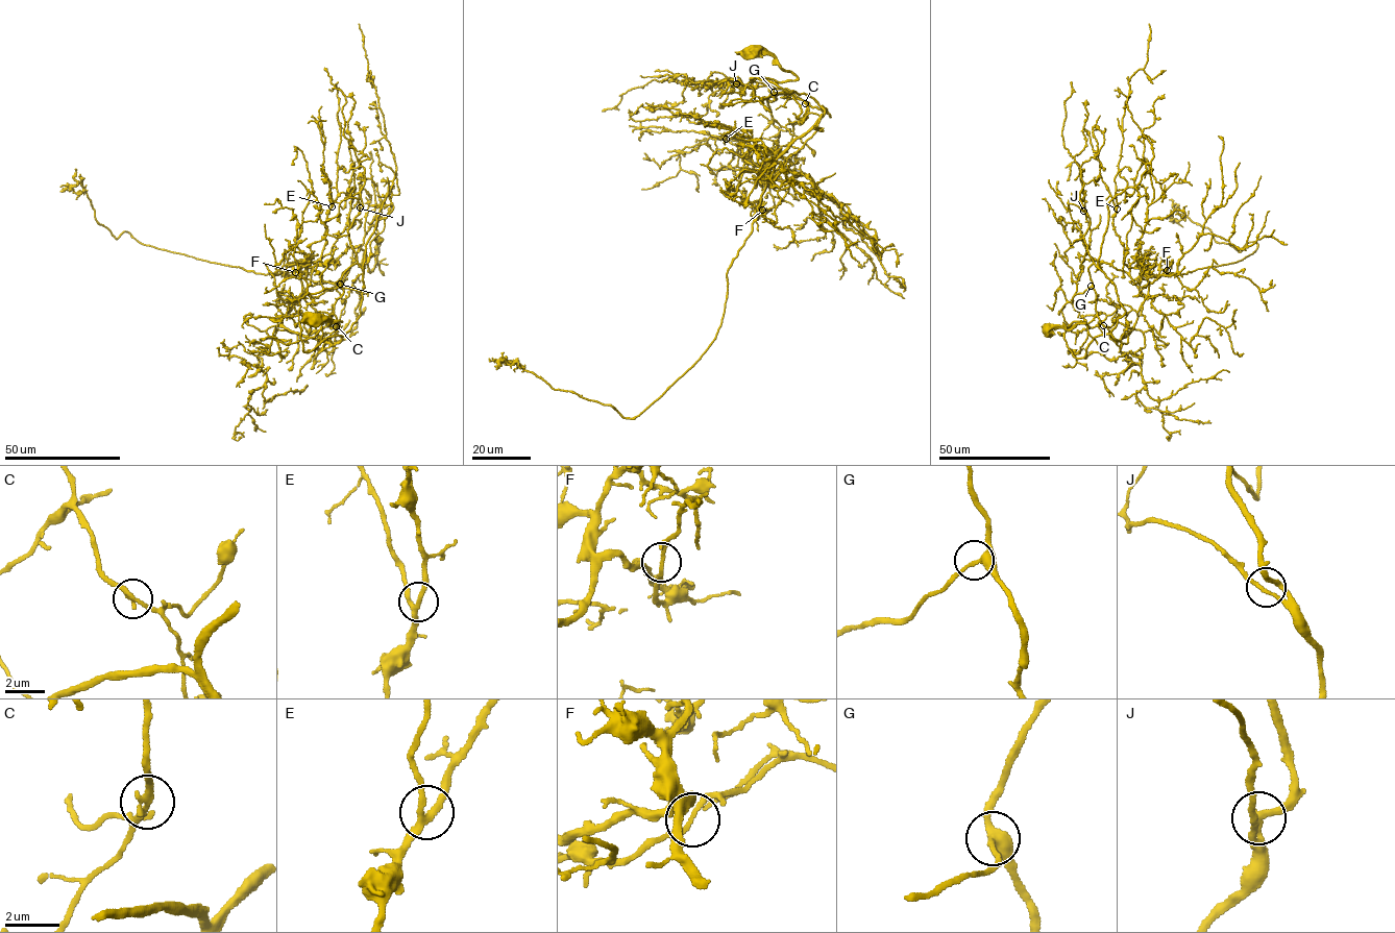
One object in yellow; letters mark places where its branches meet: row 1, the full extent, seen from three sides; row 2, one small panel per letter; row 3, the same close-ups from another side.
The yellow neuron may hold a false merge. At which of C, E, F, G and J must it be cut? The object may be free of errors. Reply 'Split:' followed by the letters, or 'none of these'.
Split: F

